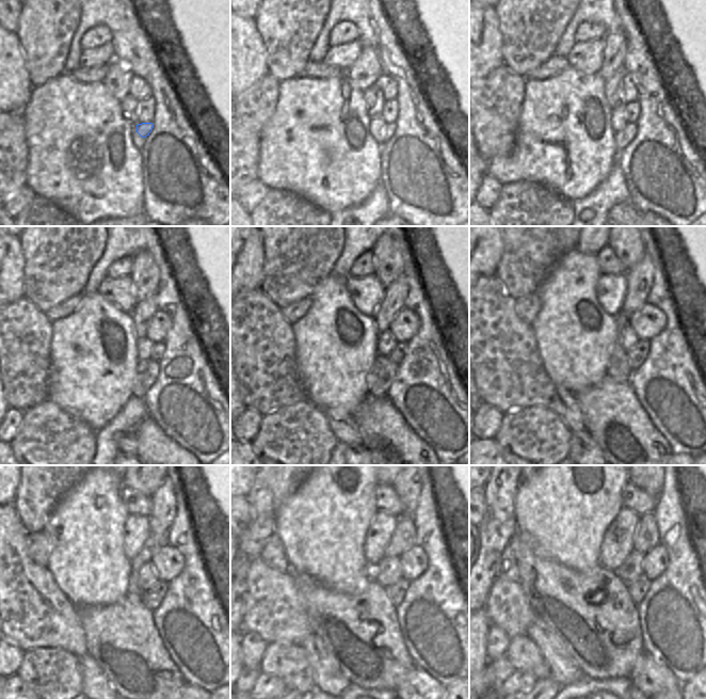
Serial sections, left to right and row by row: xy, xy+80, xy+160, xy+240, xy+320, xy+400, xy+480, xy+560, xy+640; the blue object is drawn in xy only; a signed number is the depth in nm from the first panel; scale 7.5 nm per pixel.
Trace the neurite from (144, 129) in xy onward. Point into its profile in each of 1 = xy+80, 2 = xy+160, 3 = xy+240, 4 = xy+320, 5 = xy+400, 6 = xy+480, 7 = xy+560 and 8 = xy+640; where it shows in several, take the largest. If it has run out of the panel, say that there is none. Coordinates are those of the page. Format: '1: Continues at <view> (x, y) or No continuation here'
1: Continues at xy+80 (388, 129)
2: Continues at xy+160 (622, 138)
3: Continues at xy+240 (147, 370)
4: Continues at xy+320 (382, 374)
5: Continues at xy+400 (619, 369)
6: Continues at xy+480 (154, 543)
7: Continues at xy+560 (403, 538)
8: Continues at xy+640 (646, 537)

